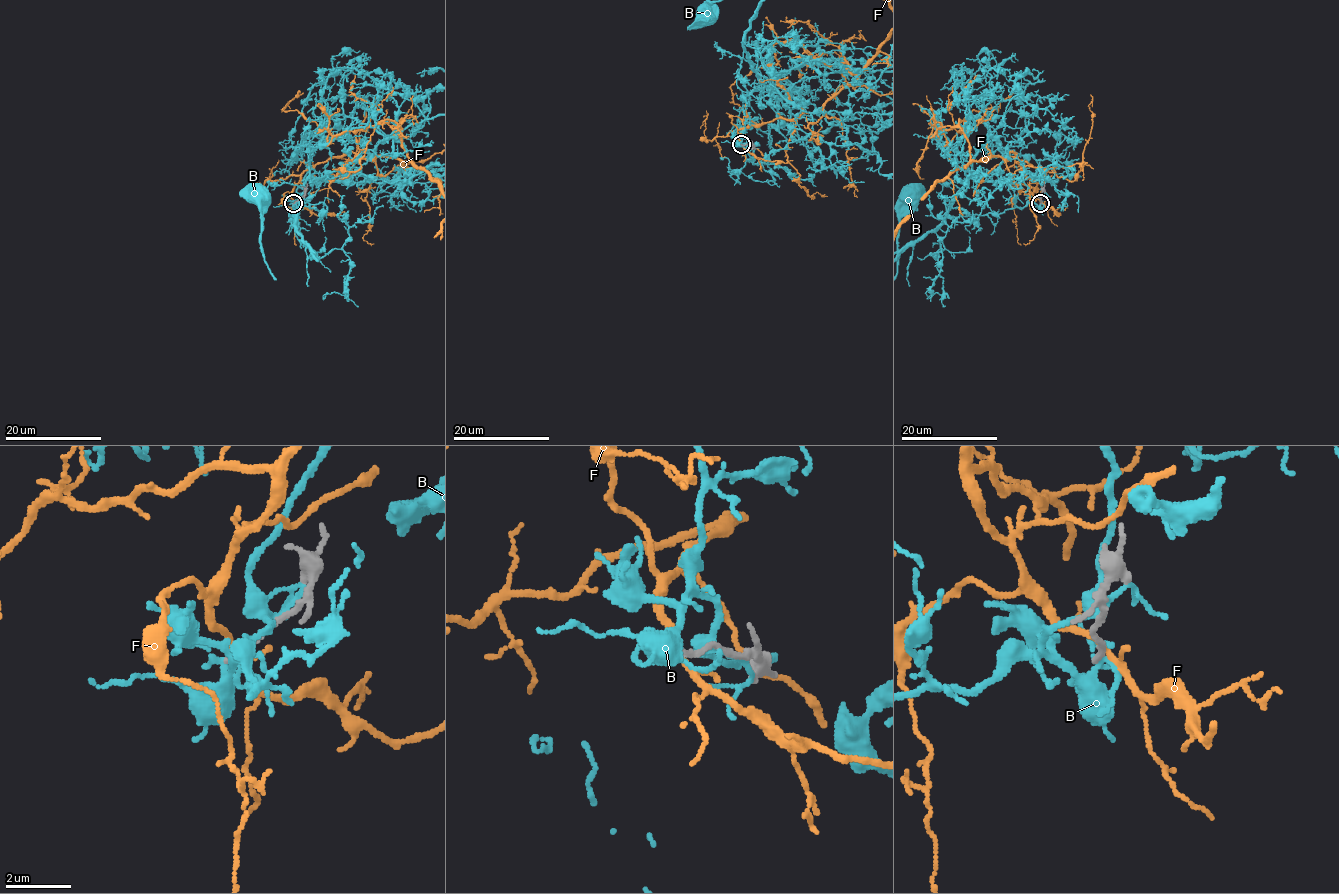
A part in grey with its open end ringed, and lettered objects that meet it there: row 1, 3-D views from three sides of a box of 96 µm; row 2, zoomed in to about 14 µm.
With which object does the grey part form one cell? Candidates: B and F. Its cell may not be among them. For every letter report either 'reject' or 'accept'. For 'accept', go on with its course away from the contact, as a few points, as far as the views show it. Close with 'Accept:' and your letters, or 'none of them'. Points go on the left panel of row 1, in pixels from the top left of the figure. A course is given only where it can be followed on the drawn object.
B: reject
F: reject
Accept: none of them

